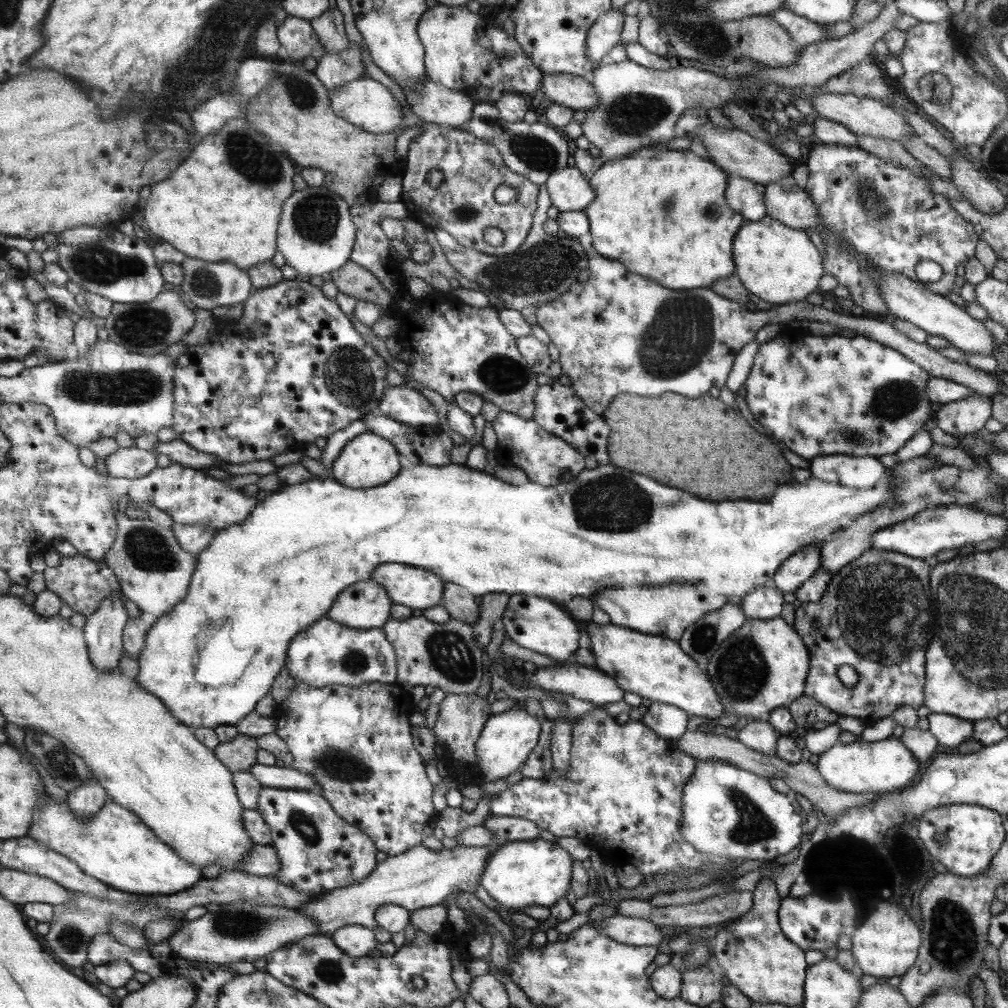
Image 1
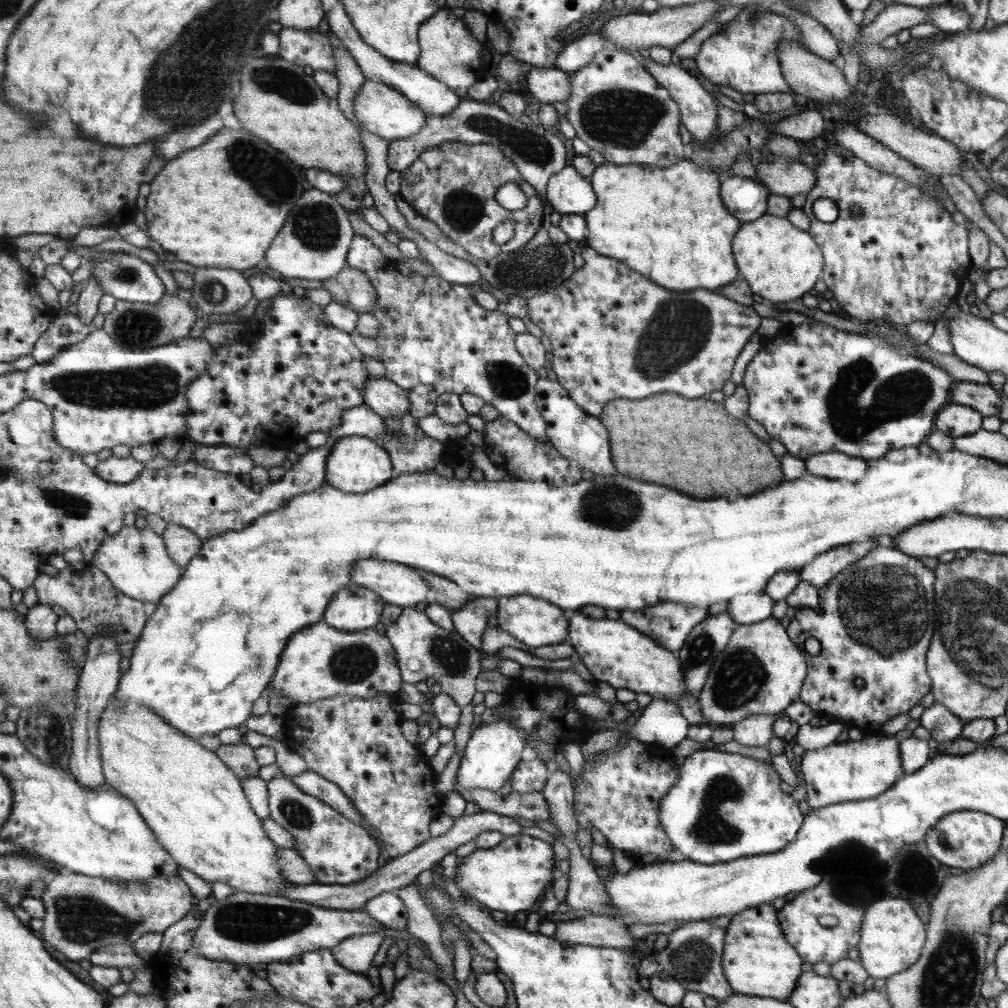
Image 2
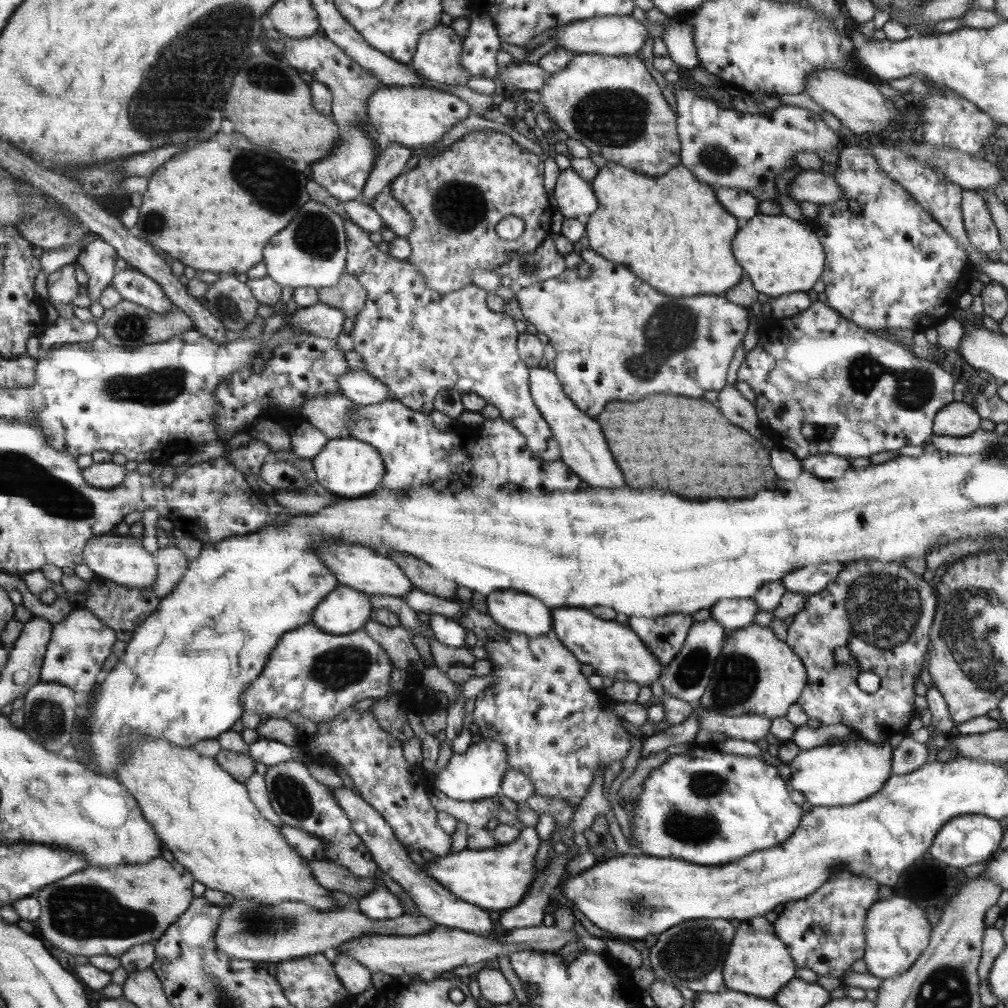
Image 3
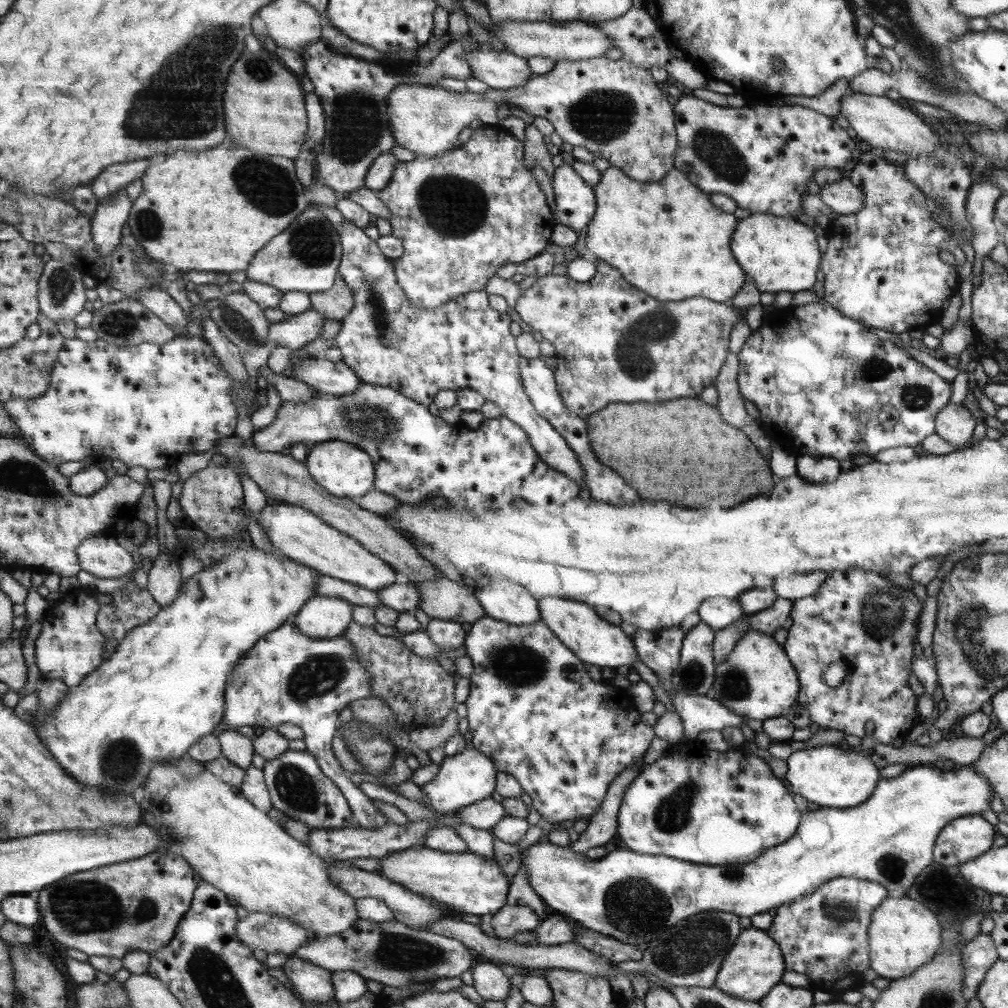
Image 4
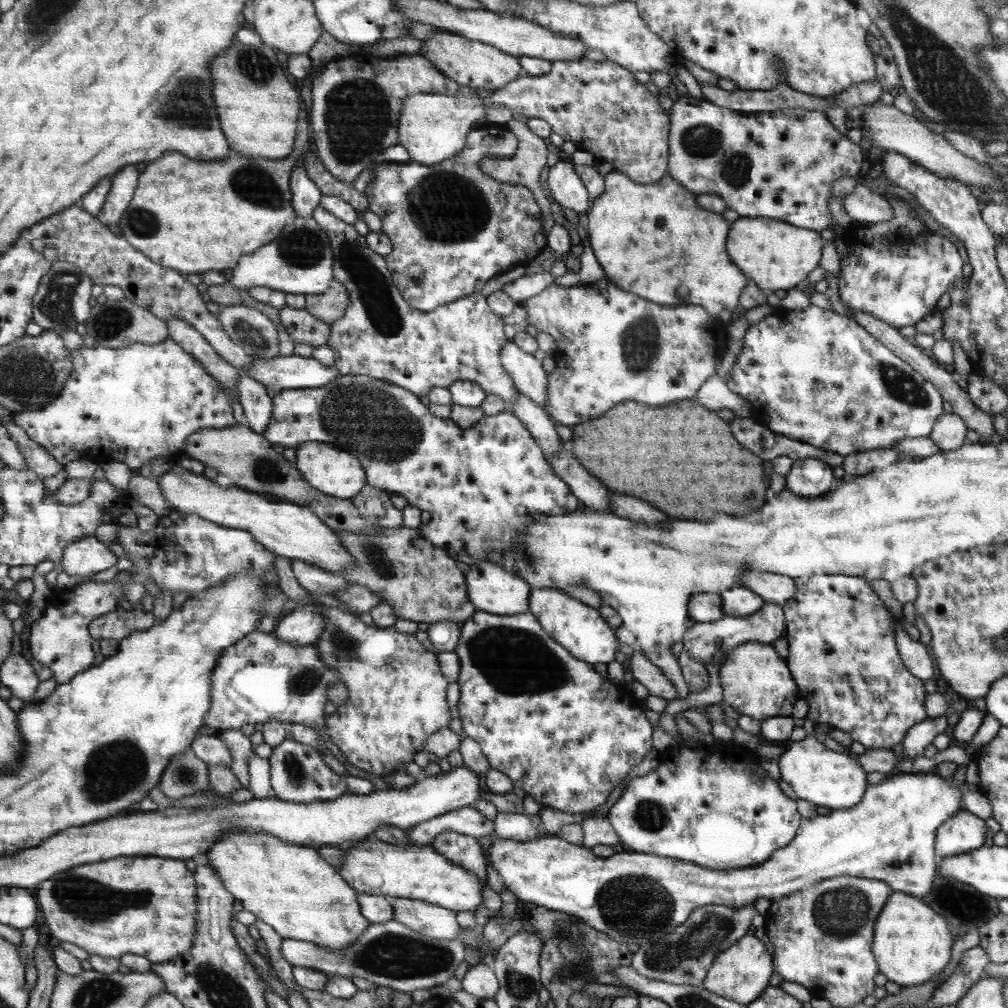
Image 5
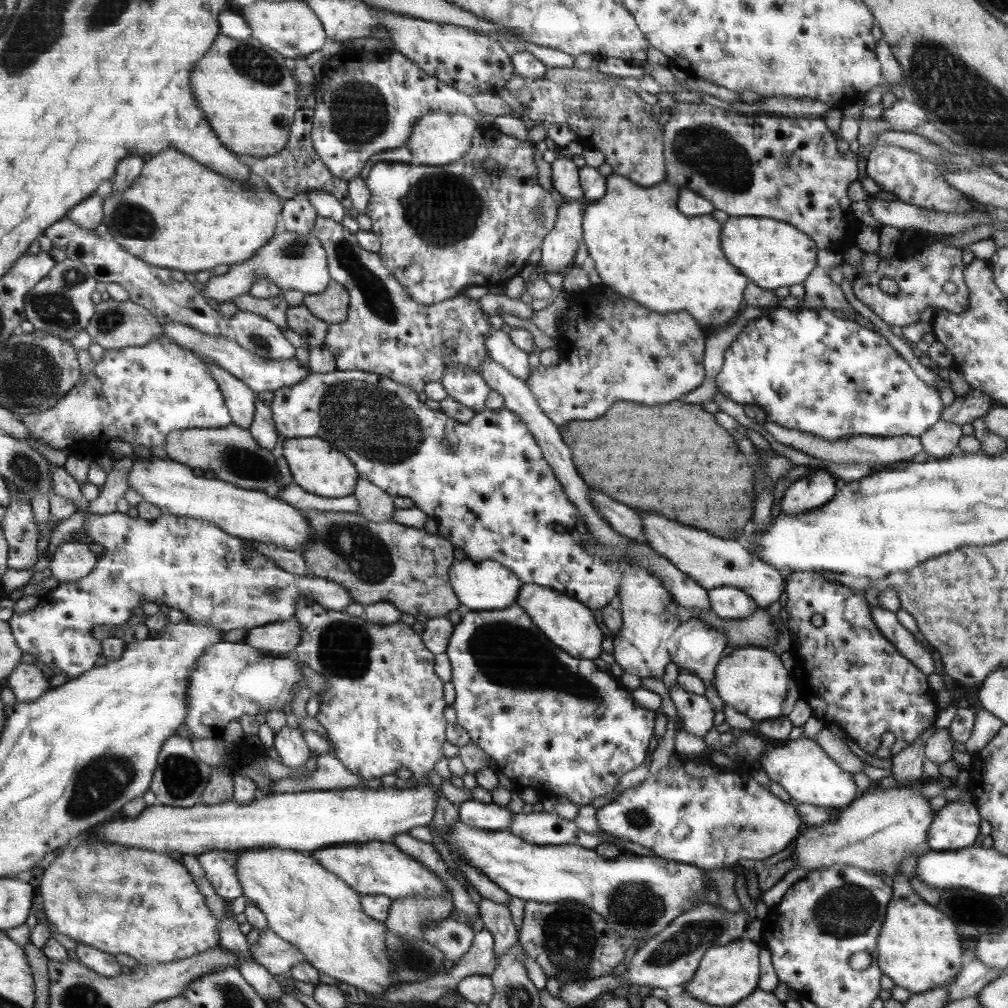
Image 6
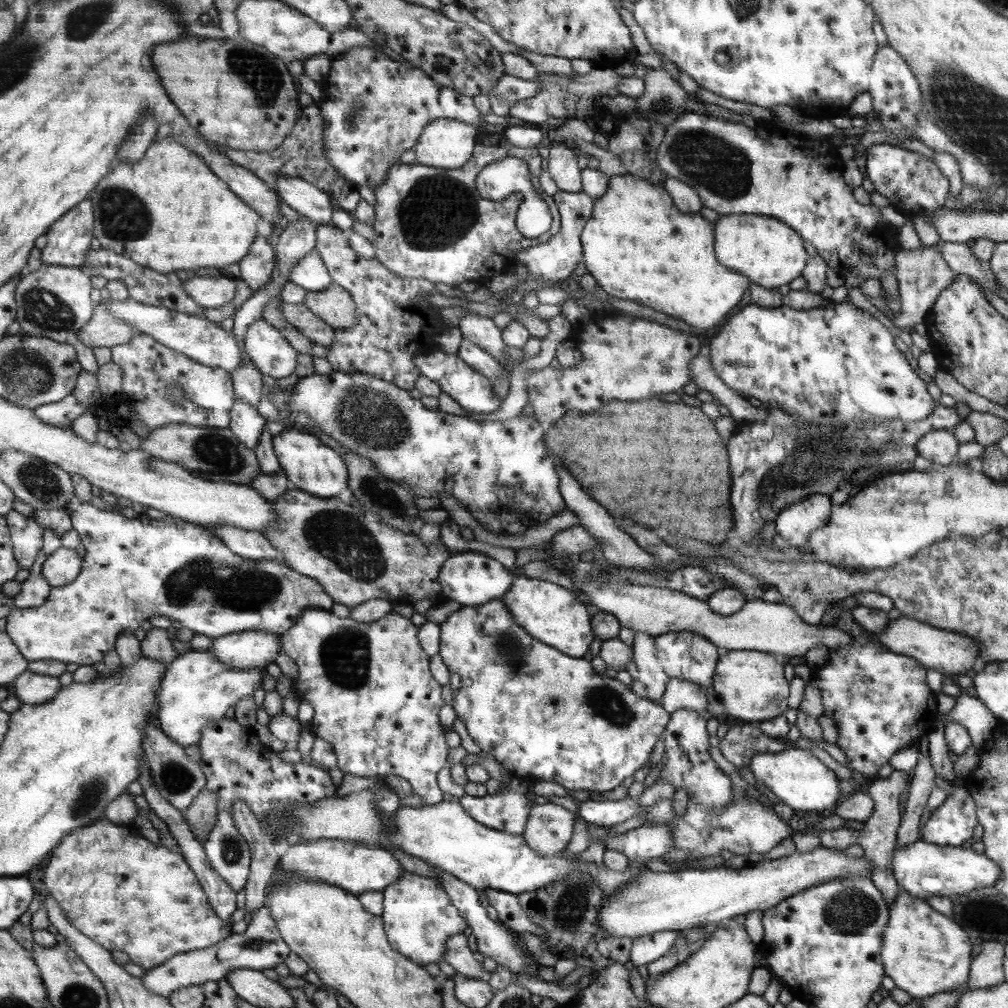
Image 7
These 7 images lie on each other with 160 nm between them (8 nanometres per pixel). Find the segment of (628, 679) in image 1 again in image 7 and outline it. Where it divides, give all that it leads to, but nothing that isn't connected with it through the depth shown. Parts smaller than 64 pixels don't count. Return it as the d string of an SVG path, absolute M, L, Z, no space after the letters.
M516 575L509 590L500 600L508 607L509 614L515 619L517 626L523 627L537 641L572 658L583 658L589 642L594 639L585 606L577 602L569 590L557 584Z

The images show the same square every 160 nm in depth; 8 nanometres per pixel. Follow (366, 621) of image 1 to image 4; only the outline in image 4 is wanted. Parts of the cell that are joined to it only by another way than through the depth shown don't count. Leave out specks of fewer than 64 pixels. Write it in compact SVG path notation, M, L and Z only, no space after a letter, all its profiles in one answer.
M331 596L309 597L291 621L309 638L340 636L351 622L351 603Z

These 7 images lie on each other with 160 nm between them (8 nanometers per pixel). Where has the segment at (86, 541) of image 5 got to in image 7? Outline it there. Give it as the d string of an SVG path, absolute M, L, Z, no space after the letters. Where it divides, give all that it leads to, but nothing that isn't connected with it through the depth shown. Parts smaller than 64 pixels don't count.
M61 546L48 555L42 573L53 589L66 587L81 574L83 565L84 558L81 558L75 550Z

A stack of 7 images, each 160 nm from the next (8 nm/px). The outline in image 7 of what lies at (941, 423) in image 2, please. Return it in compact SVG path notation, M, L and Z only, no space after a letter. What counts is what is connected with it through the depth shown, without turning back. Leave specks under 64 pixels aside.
M934 430L924 434L914 446L918 455L932 464L944 467L960 463L957 454L958 442L953 437L952 430Z

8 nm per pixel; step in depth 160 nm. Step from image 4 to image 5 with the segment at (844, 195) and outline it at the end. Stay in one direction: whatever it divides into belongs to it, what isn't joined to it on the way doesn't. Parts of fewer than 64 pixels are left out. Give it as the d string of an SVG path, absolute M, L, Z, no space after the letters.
M858 181L855 189L841 199L845 213L856 223L887 222L892 219L891 206L869 187Z

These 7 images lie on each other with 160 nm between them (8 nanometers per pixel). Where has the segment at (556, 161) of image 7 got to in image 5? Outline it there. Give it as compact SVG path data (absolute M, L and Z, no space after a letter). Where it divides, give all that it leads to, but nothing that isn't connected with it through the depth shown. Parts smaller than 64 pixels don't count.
M558 161L548 168L549 174L545 183L547 193L558 206L567 208L576 214L586 214L592 209L592 200L583 180L577 178L575 168L564 161Z

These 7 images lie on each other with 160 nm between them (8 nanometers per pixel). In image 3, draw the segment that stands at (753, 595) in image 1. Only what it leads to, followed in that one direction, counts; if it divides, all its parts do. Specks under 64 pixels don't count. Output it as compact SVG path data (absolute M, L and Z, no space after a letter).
M752 598L720 599L709 608L710 617L726 631L753 624L752 619L758 611L758 606Z

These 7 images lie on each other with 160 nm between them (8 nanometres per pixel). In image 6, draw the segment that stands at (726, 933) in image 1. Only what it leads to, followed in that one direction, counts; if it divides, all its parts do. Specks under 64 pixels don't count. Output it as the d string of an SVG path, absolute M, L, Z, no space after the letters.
M737 939L723 946L708 948L699 959L697 968L692 977L682 984L682 990L691 994L699 1002L708 1003L709 1006L732 1007L748 997L757 986L759 964L757 964L757 946L753 939Z

